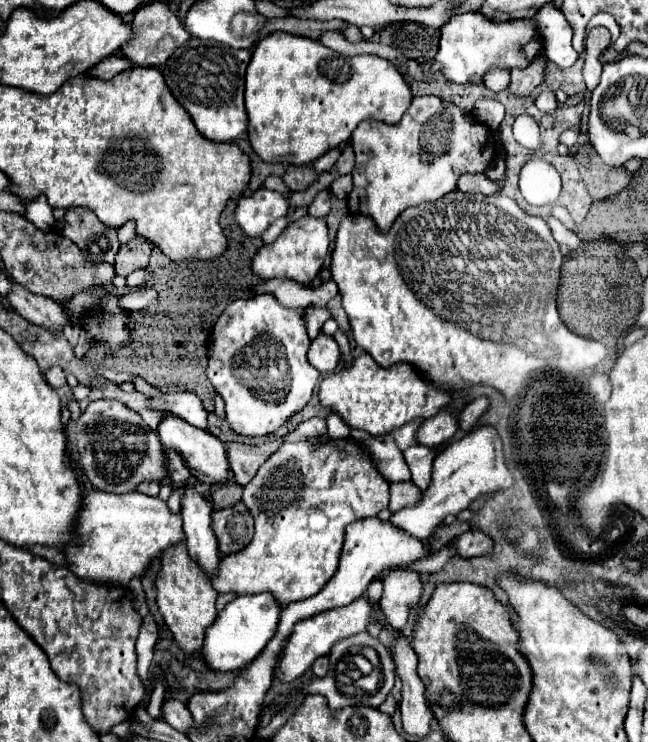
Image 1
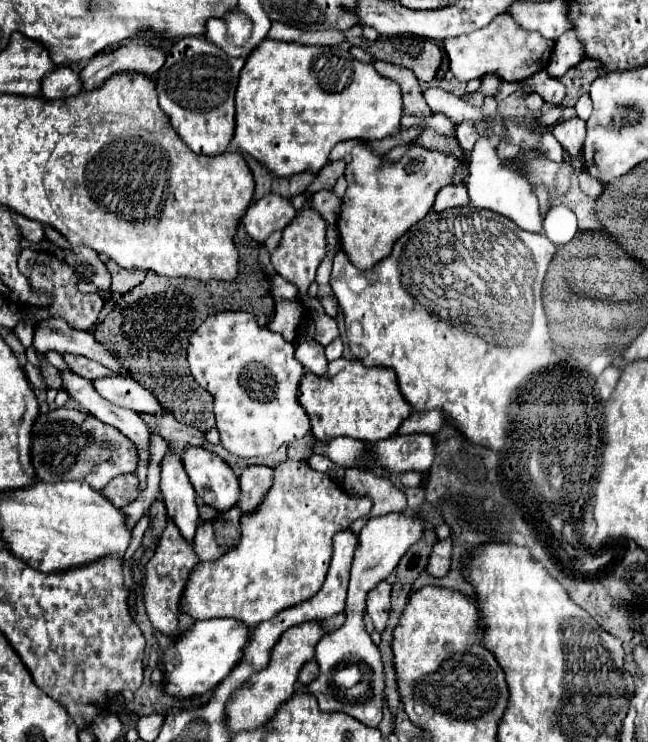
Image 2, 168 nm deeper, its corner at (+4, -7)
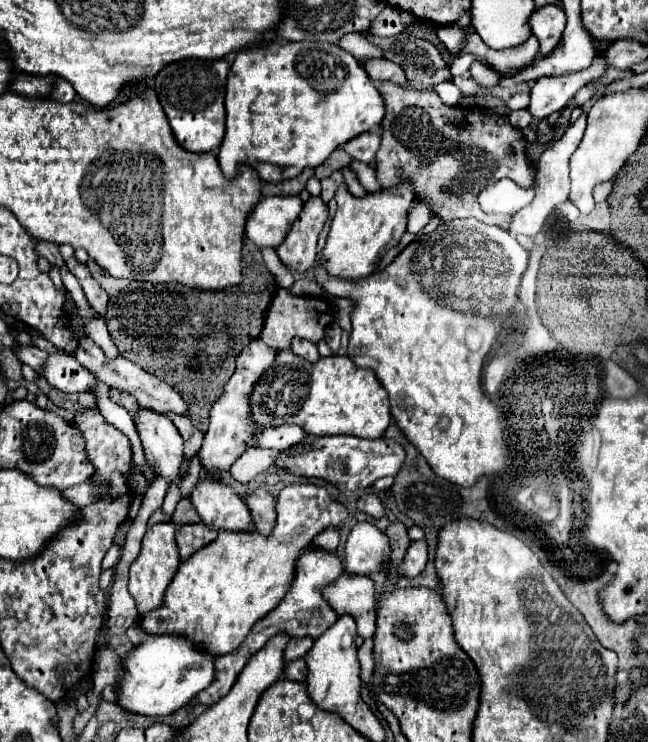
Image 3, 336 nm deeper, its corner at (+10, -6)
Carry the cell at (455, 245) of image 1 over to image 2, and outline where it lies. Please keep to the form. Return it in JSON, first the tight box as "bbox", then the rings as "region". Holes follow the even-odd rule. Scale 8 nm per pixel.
{"bbox":[330,207,556,451],"region":[[[456,207],[456,209],[446,209],[442,213],[428,213],[422,221],[418,221],[410,231],[406,231],[394,245],[394,251],[390,257],[382,259],[376,267],[370,271],[360,271],[356,269],[344,251],[338,251],[332,263],[332,275],[330,275],[330,287],[340,303],[340,309],[344,313],[346,321],[346,335],[348,335],[348,345],[354,357],[364,365],[364,367],[390,367],[396,371],[398,377],[398,387],[404,395],[404,399],[410,403],[410,407],[416,413],[426,413],[430,409],[442,411],[446,423],[456,427],[456,431],[470,443],[488,447],[494,451],[504,449],[504,439],[506,439],[506,423],[508,423],[508,407],[510,407],[510,395],[514,389],[524,381],[530,373],[542,369],[544,365],[550,363],[552,357],[552,345],[546,329],[546,317],[542,309],[542,279],[546,275],[548,263],[552,261],[556,253],[556,245],[542,233],[528,233],[520,227],[516,227],[510,219],[486,211],[486,209],[476,209],[476,207]]]}

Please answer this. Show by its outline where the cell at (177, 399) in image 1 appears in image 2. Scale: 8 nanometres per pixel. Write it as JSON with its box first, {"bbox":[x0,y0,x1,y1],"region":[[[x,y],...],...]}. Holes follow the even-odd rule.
{"bbox":[92,377,162,415],"region":[[[102,377],[94,379],[92,385],[104,399],[108,399],[118,407],[132,409],[140,415],[144,413],[154,415],[162,411],[158,399],[148,389],[138,385],[132,377]]]}

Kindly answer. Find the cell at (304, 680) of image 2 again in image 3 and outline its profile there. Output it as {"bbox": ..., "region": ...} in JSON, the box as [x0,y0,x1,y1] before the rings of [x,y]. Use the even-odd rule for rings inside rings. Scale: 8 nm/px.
{"bbox":[284,658,308,682],"region":[[[298,658],[298,660],[292,660],[286,664],[284,668],[284,678],[288,680],[298,680],[298,682],[304,682],[308,676],[308,666],[304,662],[304,658]]]}

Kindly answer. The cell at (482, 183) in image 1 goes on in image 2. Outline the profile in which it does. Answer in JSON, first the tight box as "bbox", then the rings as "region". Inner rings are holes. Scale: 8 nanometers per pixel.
{"bbox":[432,185,468,211],"region":[[[448,185],[436,195],[432,211],[446,211],[448,207],[464,207],[468,205],[468,191],[464,185]]]}

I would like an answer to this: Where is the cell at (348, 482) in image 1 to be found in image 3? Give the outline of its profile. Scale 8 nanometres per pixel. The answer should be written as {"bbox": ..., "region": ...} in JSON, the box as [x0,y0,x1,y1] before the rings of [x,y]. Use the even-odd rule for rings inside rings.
{"bbox":[140,484,348,654],"region":[[[316,484],[284,486],[282,492],[276,496],[276,524],[270,536],[262,536],[256,530],[244,530],[244,532],[220,530],[218,538],[210,546],[206,546],[206,550],[198,550],[194,558],[188,558],[186,562],[180,564],[174,580],[166,590],[162,610],[154,610],[150,614],[140,616],[140,624],[150,634],[174,632],[174,634],[186,634],[190,638],[194,636],[194,642],[210,650],[212,654],[228,654],[230,650],[236,650],[236,646],[240,646],[240,642],[246,638],[254,622],[264,618],[270,610],[274,610],[278,602],[286,596],[286,592],[292,588],[296,562],[310,548],[312,540],[328,526],[342,524],[346,518],[348,518],[348,508],[336,504],[328,496],[326,488]]]}

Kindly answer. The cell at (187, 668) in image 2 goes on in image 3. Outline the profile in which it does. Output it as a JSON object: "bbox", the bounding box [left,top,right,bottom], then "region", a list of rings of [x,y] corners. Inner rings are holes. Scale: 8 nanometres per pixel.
{"bbox":[118,634,216,716],"region":[[[158,634],[140,642],[124,660],[124,678],[118,684],[118,704],[134,714],[166,716],[188,704],[214,680],[216,656],[184,634]]]}

